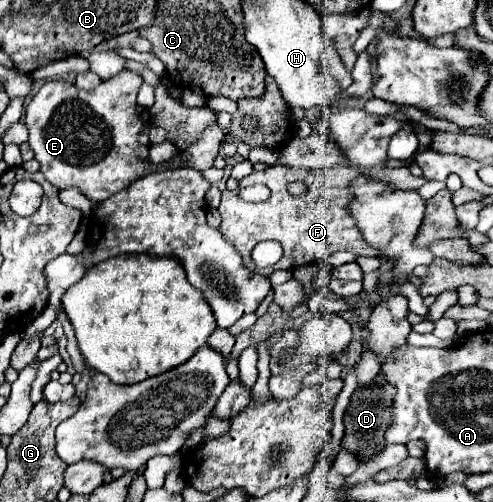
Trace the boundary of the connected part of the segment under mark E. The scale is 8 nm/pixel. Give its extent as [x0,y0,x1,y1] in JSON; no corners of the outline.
[26,72,152,202]

